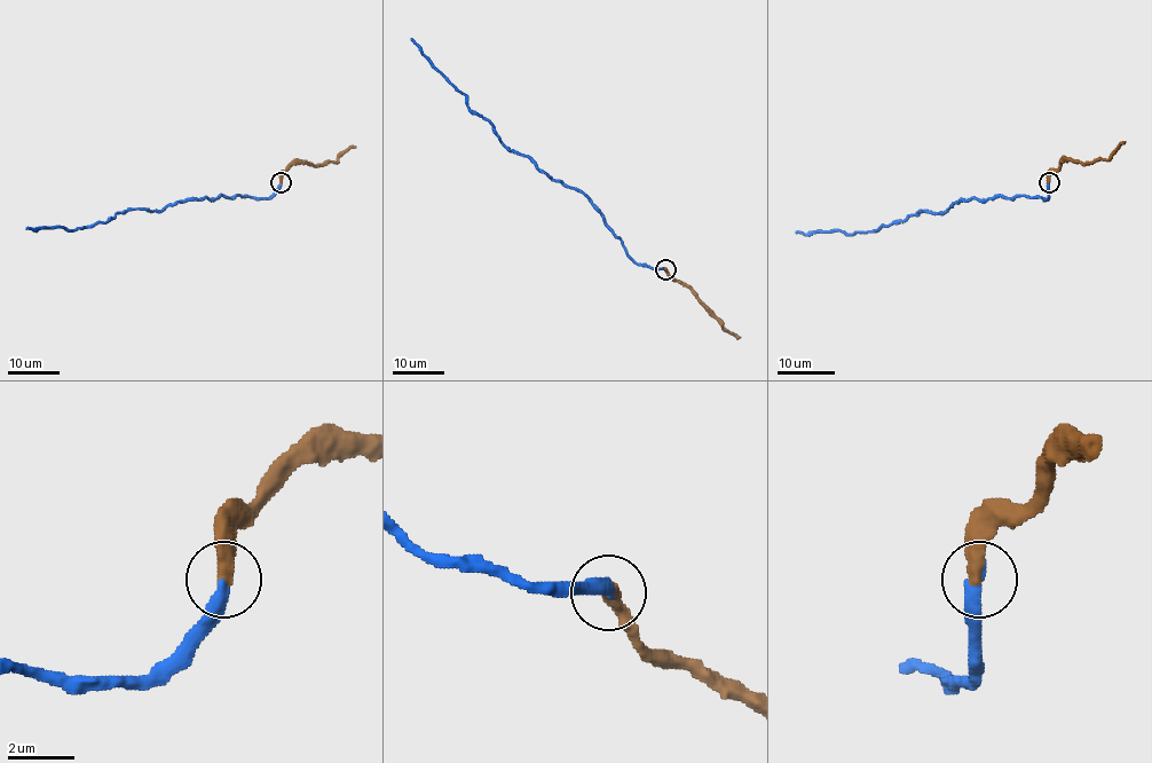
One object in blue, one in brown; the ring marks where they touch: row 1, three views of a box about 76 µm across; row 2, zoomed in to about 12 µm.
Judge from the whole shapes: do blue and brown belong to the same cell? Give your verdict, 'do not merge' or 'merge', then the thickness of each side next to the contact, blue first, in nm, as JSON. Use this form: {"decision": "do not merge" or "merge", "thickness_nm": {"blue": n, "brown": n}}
{"decision": "merge", "thickness_nm": {"blue": 400, "brown": 480}}

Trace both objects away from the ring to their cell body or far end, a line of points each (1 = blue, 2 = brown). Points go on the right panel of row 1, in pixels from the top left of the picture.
1: (1048, 182), (1047, 198), (967, 199), (955, 202), (944, 212), (913, 213), (870, 233), (796, 230)
2: (1048, 182), (1048, 177), (1062, 162), (1093, 164), (1107, 159), (1125, 142)

